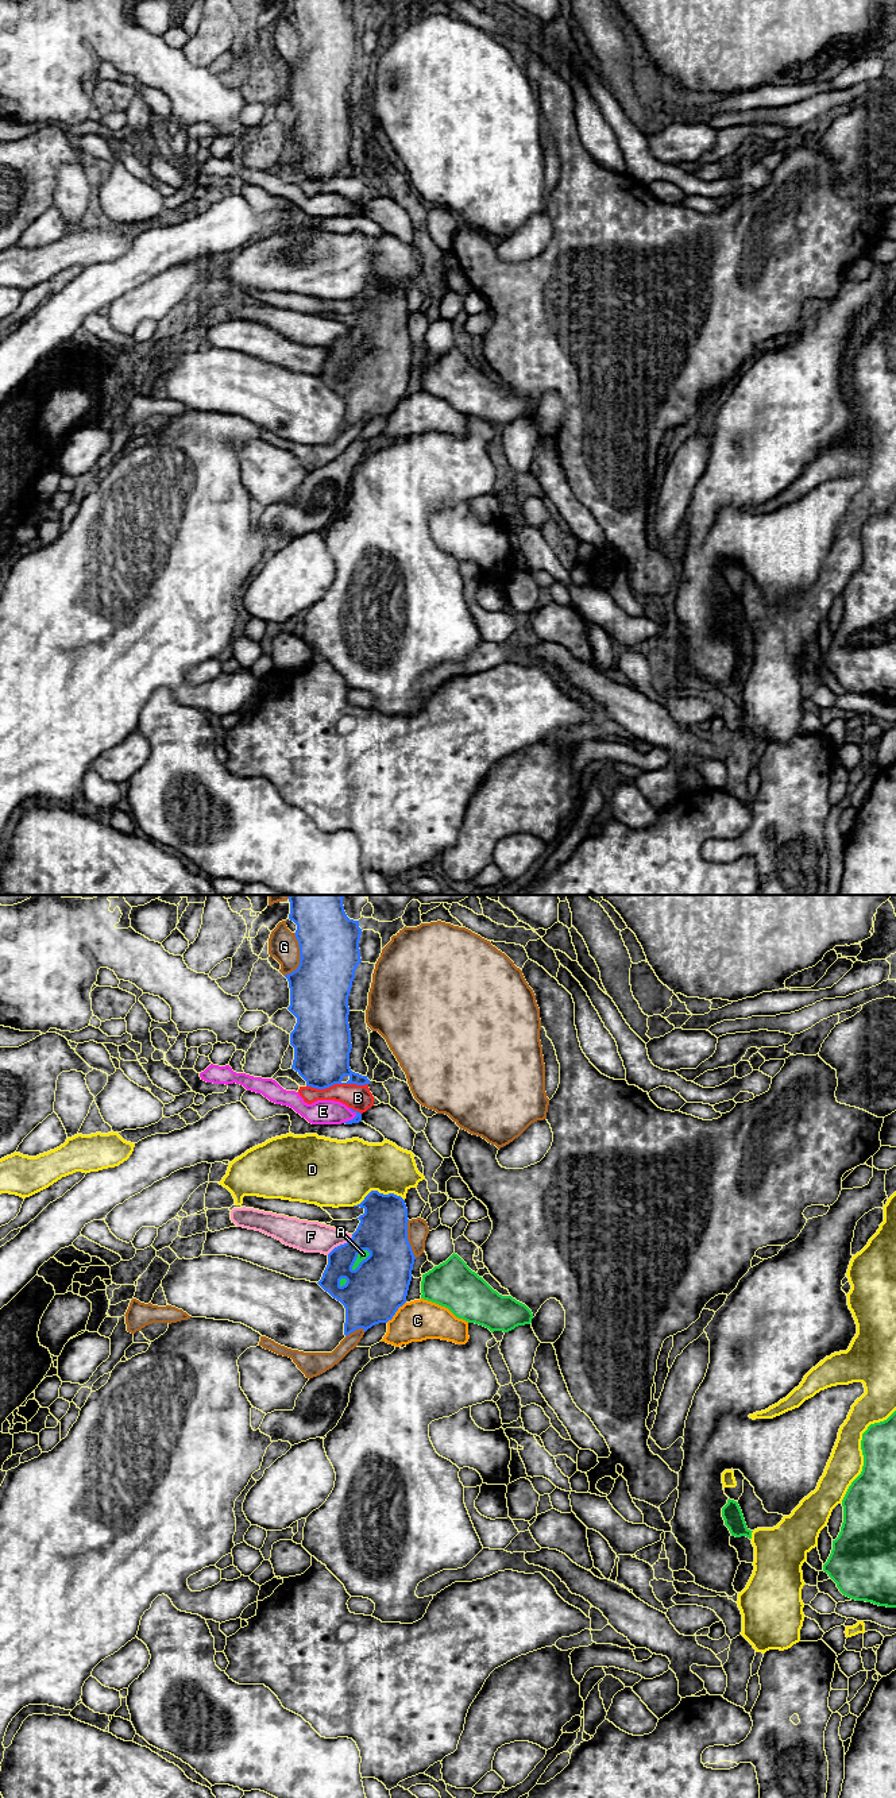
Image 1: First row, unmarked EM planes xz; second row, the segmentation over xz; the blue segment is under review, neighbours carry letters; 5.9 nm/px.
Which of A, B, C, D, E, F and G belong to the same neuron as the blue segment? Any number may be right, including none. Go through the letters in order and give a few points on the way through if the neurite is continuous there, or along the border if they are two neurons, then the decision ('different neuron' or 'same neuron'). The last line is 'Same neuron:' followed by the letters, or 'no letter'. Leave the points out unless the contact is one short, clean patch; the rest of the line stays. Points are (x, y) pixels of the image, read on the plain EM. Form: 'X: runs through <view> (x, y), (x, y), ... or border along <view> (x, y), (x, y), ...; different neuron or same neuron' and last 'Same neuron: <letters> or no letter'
A: different neuron
B: border along xz (367, 176), (332, 177), (324, 181), (306, 178); different neuron
C: different neuron
D: different neuron
E: different neuron
F: different neuron
G: different neuron
Same neuron: no letter

